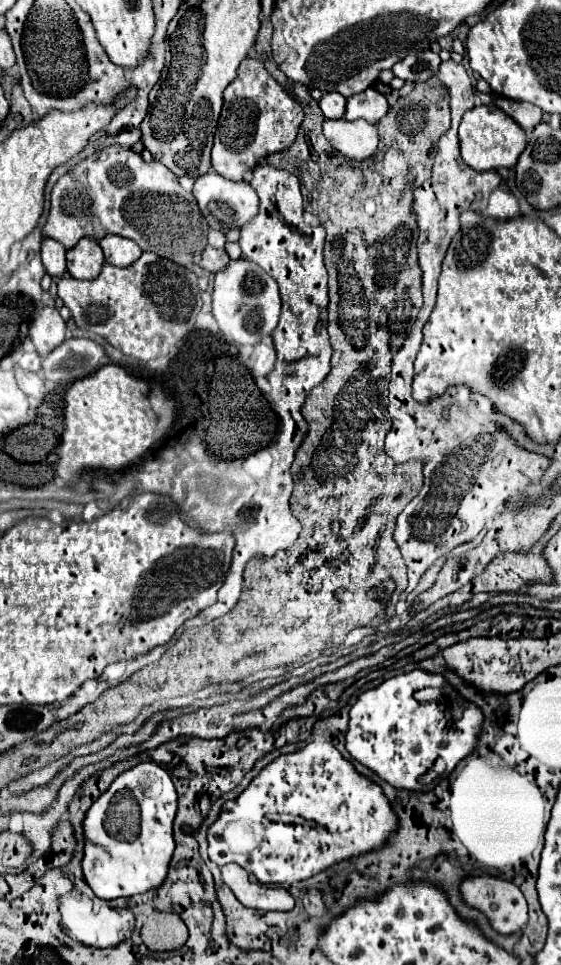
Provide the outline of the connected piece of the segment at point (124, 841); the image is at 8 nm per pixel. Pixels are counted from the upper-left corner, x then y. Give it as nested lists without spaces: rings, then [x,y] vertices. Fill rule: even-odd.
[[[153,761],[139,763],[123,771],[111,787],[89,807],[83,819],[83,877],[93,893],[111,901],[117,897],[131,897],[145,893],[163,883],[169,867],[169,859],[175,849],[173,819],[177,811],[177,793],[171,777],[163,767]],[[137,805],[139,817],[133,823],[133,807]],[[111,811],[113,827],[105,825],[105,817]]]

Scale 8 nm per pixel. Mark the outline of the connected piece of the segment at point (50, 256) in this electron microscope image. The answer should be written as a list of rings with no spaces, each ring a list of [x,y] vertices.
[[[43,239],[41,243],[41,259],[51,277],[61,277],[67,267],[65,267],[65,247],[57,243],[55,239]]]

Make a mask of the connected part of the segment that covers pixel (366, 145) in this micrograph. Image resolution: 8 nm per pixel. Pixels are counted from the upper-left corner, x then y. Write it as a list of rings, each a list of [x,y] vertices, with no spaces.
[[[363,119],[325,121],[323,135],[335,147],[335,151],[345,155],[347,159],[357,159],[357,161],[371,157],[377,149],[377,141],[379,141],[377,127]]]

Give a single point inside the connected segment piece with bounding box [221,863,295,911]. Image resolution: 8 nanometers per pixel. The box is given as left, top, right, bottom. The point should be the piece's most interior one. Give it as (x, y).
(258, 895)

